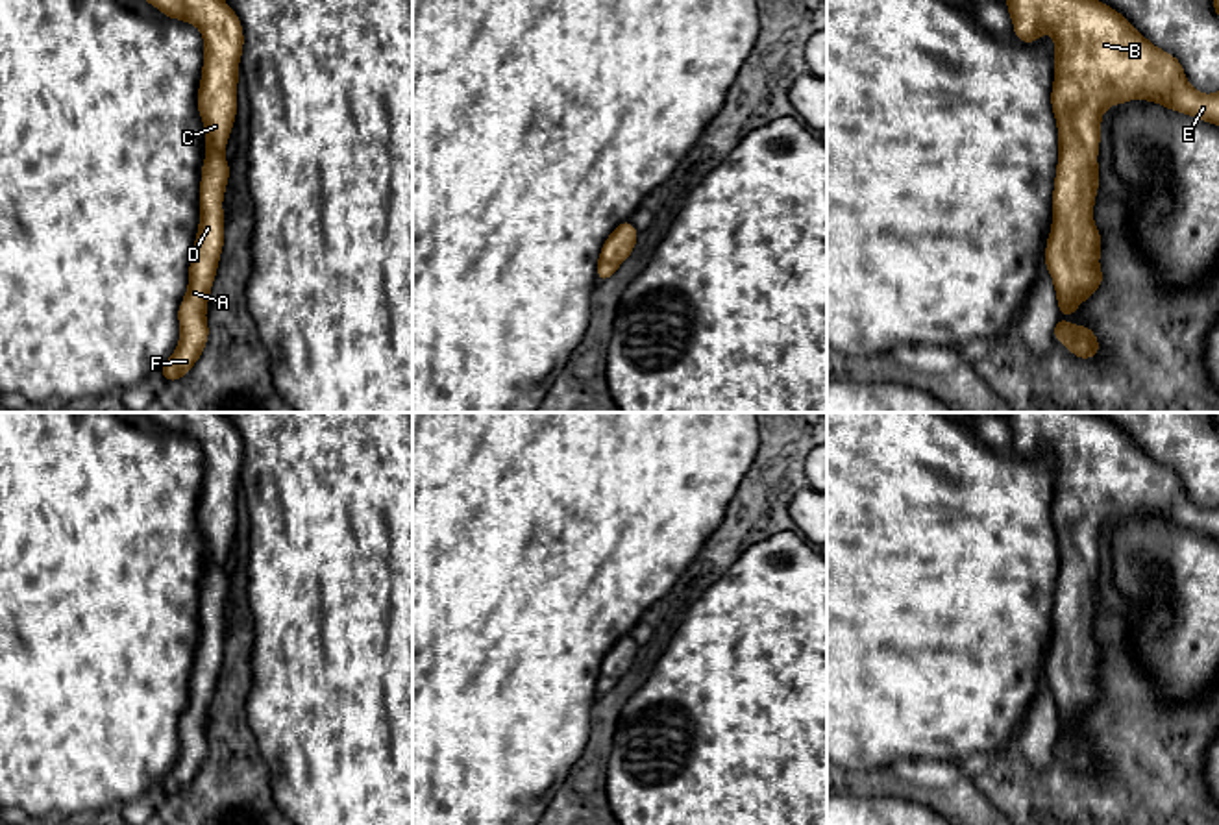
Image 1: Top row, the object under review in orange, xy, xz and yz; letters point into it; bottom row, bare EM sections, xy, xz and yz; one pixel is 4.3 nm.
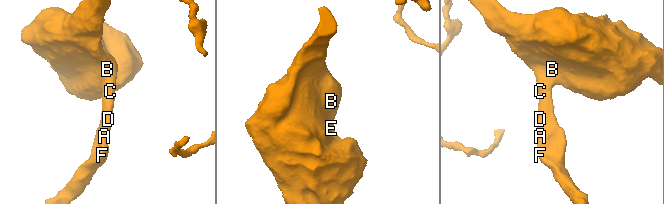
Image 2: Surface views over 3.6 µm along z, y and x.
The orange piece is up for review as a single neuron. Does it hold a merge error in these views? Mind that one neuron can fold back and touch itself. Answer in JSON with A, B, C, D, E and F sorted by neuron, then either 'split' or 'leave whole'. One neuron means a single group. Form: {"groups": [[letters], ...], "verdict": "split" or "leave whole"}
{"groups": [["A", "B", "C", "D", "E", "F"]], "verdict": "leave whole"}

